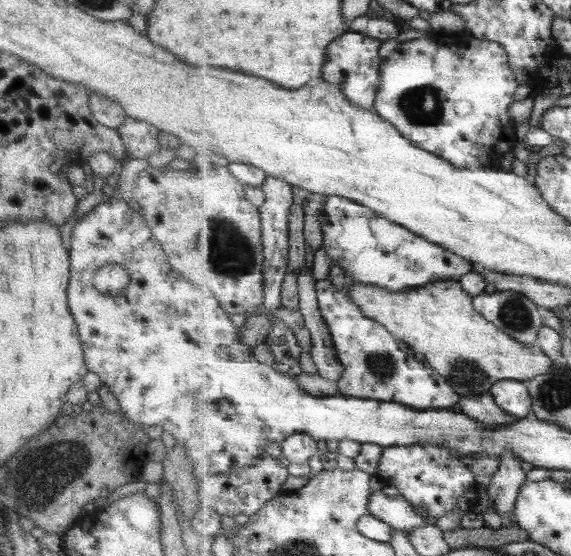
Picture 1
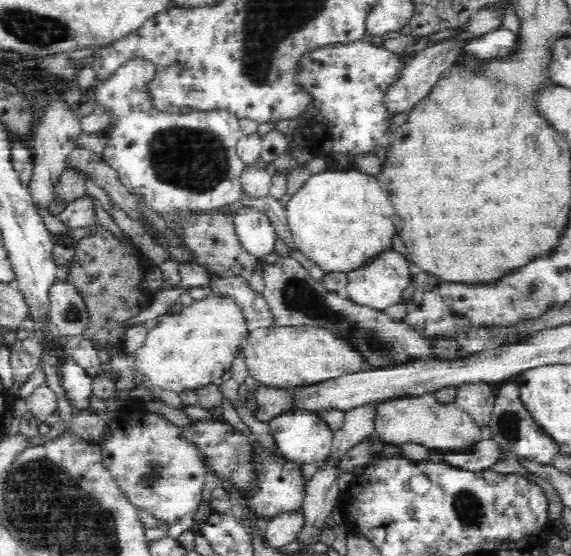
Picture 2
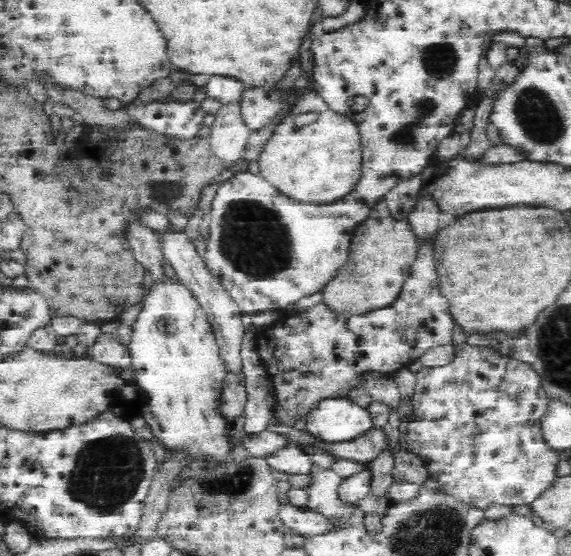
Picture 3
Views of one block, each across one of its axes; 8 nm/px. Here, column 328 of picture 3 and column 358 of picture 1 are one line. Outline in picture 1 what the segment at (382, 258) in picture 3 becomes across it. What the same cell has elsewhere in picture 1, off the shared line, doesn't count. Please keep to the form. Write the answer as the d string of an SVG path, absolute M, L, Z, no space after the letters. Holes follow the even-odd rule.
M345 279L348 284L348 295L355 304L362 308L362 312L373 320L379 321L393 336L406 343L412 352L422 353L426 362L441 376L445 376L453 385L455 392L462 397L489 393L491 387L500 380L520 380L529 382L536 376L547 374L555 362L543 349L535 344L523 344L509 334L505 334L495 324L489 322L474 305L474 297L469 296L459 280L441 279L423 286L413 287L403 292L365 284Z

